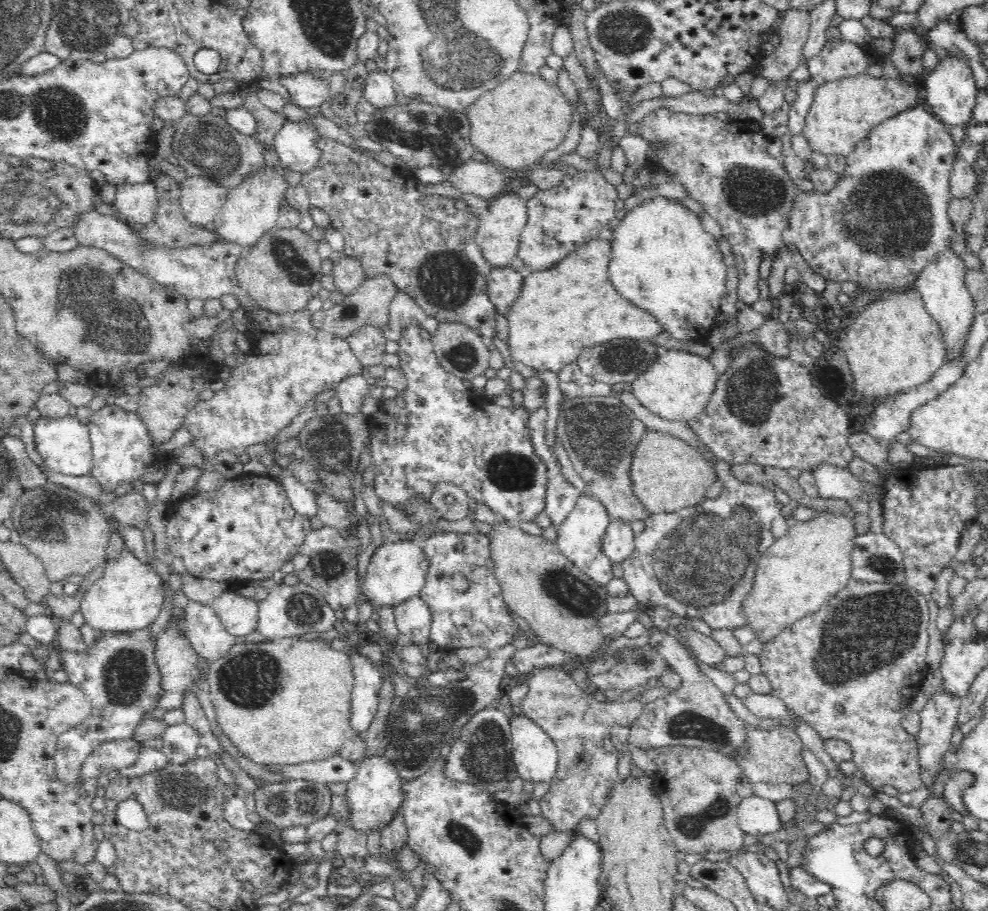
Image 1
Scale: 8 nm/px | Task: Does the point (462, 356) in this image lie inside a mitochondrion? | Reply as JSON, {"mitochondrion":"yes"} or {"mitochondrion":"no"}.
{"mitochondrion":"yes"}

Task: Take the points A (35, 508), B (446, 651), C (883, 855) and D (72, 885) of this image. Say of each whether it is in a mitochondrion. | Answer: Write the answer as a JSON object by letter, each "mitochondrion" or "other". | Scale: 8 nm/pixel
{"A":"mitochondrion","B":"other","C":"other","D":"other"}

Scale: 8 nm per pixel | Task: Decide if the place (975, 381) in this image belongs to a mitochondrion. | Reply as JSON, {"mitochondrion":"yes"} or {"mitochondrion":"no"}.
{"mitochondrion":"no"}

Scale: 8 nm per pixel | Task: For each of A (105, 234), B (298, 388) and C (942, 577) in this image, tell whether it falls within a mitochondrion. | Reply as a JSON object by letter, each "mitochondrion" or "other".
{"A":"other","B":"other","C":"other"}

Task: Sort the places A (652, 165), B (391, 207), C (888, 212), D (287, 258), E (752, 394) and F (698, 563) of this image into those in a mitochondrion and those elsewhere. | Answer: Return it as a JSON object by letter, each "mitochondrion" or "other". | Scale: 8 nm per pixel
{"A":"other","B":"other","C":"mitochondrion","D":"mitochondrion","E":"mitochondrion","F":"mitochondrion"}

